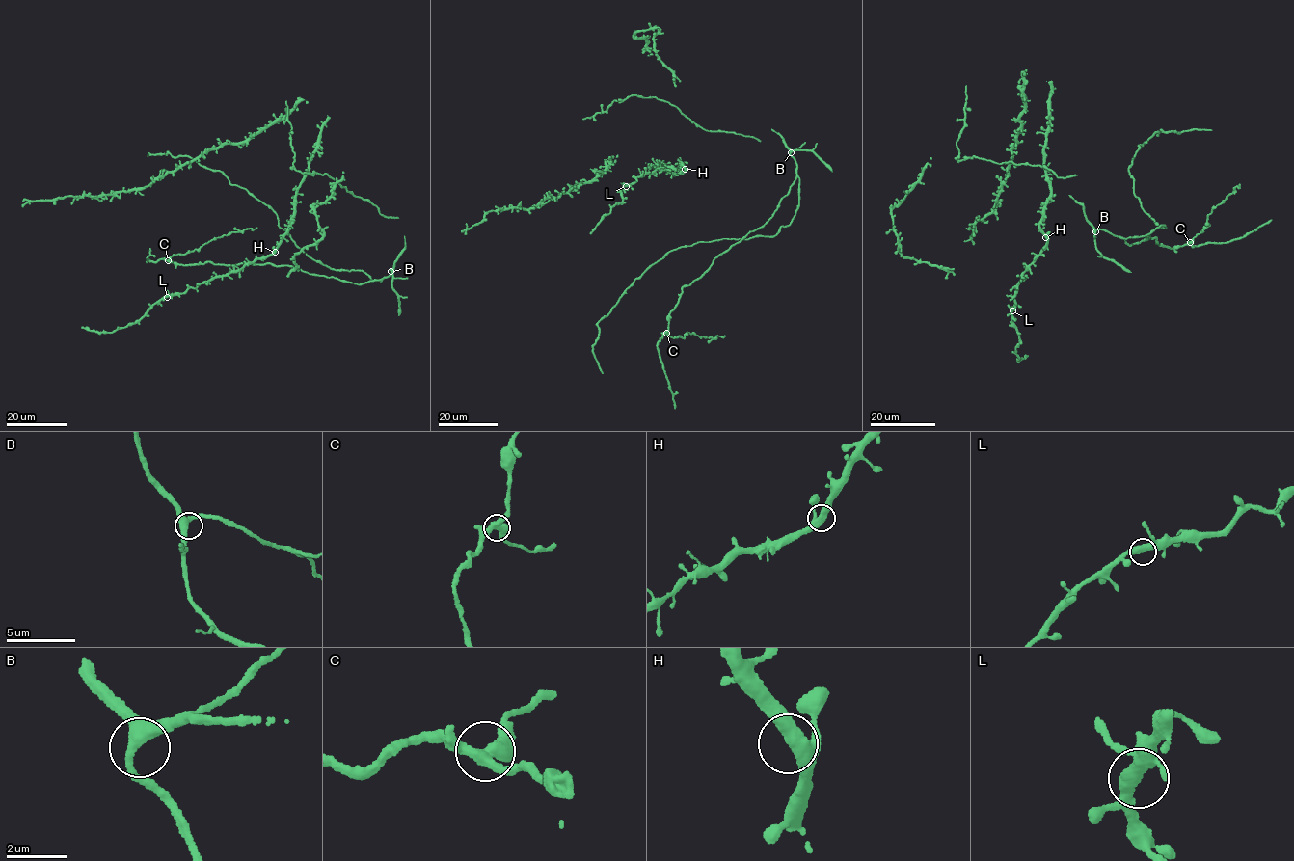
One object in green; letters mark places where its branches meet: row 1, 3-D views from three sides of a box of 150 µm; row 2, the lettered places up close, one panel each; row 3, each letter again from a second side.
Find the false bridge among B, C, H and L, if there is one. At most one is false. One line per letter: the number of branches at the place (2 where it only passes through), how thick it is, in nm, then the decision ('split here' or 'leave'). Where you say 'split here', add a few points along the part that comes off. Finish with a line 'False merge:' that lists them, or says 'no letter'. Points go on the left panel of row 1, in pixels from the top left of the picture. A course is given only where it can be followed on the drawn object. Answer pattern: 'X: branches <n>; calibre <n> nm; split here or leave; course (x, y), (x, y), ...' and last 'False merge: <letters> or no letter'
B: branches 3; calibre 380 nm; leave
C: branches 3; calibre 400 nm; split here; course (168, 259), (224, 235), (256, 227)
H: branches 3; calibre 400 nm; leave
L: branches 3; calibre 380 nm; leave
False merge: C

